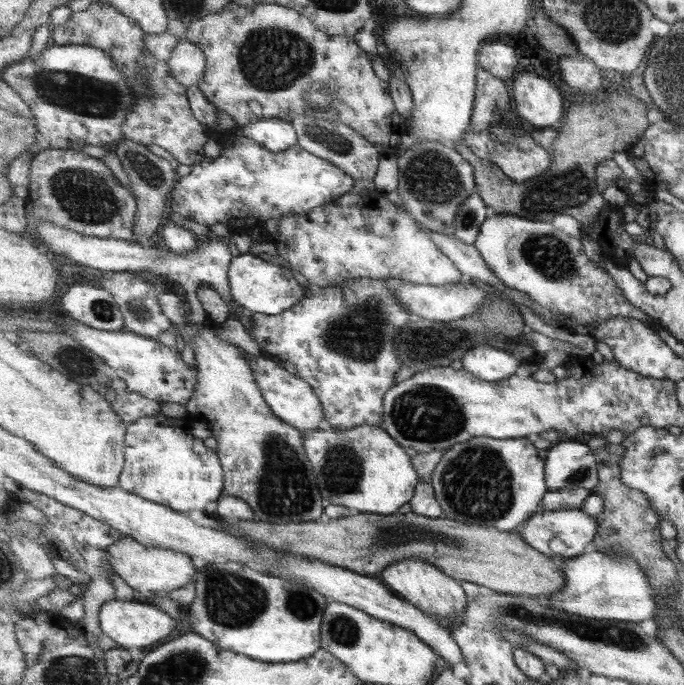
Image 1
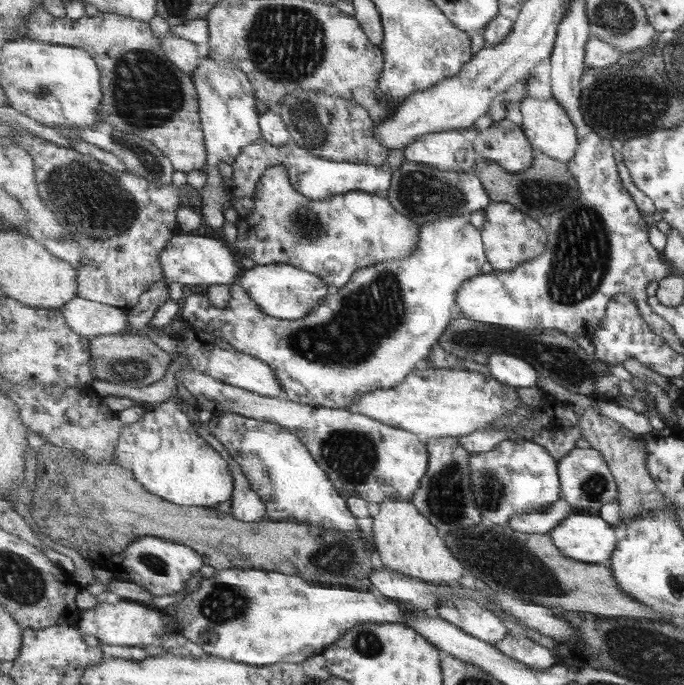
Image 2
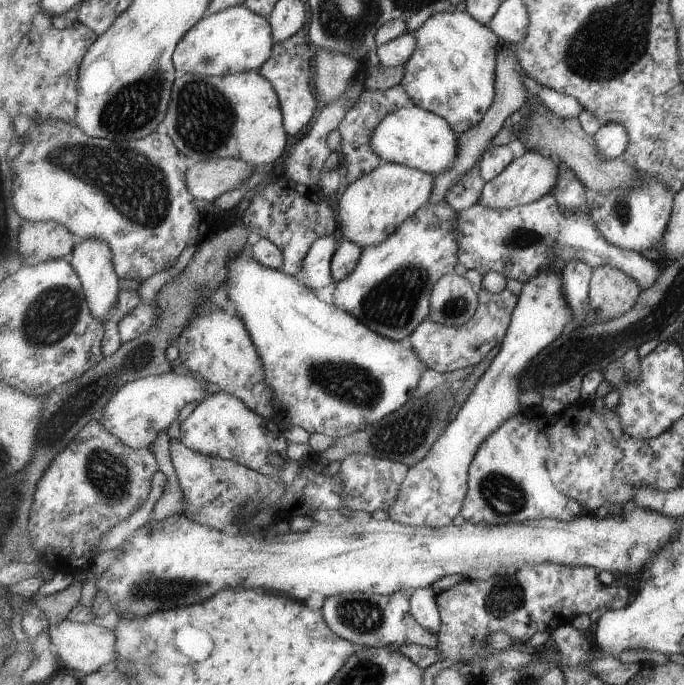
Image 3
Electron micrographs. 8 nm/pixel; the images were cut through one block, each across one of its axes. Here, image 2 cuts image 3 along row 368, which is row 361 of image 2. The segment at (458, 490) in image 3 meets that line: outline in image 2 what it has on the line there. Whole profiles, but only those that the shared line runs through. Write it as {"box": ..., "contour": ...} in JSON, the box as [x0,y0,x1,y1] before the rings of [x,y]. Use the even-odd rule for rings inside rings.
{"box":[487,352,540,387],"contour":[[[503,352],[488,356],[487,367],[493,378],[512,387],[537,387],[540,380],[539,372],[527,360]]]}

